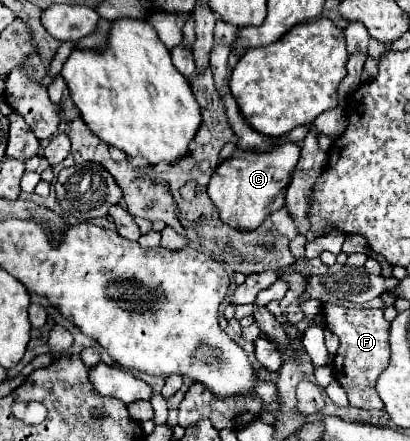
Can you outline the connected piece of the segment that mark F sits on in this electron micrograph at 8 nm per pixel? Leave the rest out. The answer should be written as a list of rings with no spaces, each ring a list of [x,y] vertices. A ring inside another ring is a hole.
[[[323,305],[325,327],[339,339],[339,351],[333,357],[333,375],[345,389],[349,405],[357,409],[383,409],[383,401],[375,391],[375,381],[389,365],[389,321],[383,317],[383,309],[347,309],[337,305]]]

